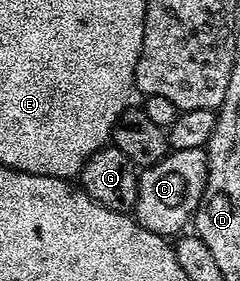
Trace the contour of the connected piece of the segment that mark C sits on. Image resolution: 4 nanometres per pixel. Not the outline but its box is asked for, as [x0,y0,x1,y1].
[133,148,207,239]

